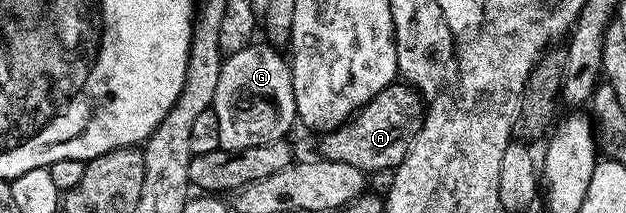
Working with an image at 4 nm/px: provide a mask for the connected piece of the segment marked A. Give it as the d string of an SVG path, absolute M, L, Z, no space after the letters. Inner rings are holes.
M396 80L386 86L373 100L365 103L353 117L344 122L337 130L328 130L322 135L323 143L319 154L329 160L353 164L353 168L394 171L405 160L411 141L421 132L425 117L424 95L414 86L408 86Z

